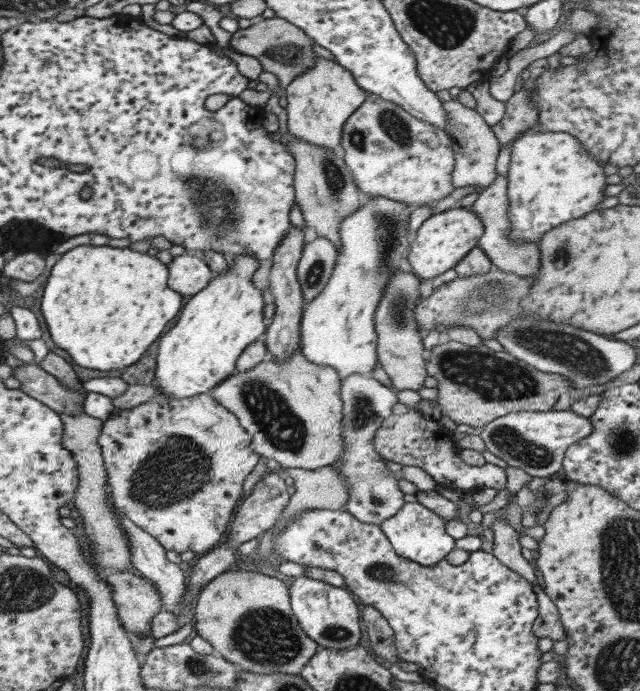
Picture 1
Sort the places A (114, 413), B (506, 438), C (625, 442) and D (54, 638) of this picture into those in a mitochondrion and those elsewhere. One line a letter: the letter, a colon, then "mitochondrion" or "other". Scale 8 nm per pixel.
A: other
B: mitochondrion
C: mitochondrion
D: other

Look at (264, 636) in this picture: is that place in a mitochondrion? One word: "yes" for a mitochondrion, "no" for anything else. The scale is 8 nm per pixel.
yes

